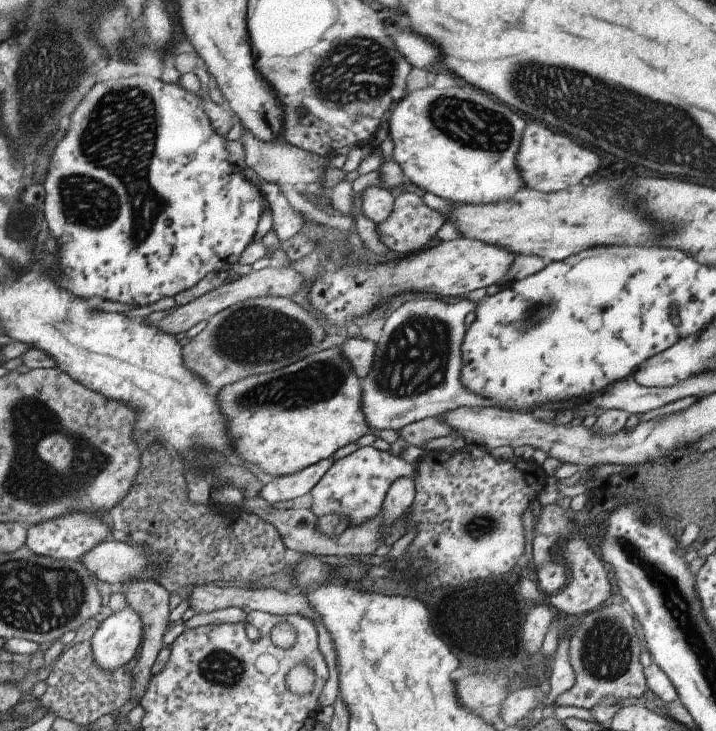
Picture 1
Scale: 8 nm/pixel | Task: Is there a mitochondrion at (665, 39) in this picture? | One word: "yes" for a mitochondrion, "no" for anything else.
no

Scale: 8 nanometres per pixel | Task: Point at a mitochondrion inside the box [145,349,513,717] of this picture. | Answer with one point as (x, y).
(310, 384)

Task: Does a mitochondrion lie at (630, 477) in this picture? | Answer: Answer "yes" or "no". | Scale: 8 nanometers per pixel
no

